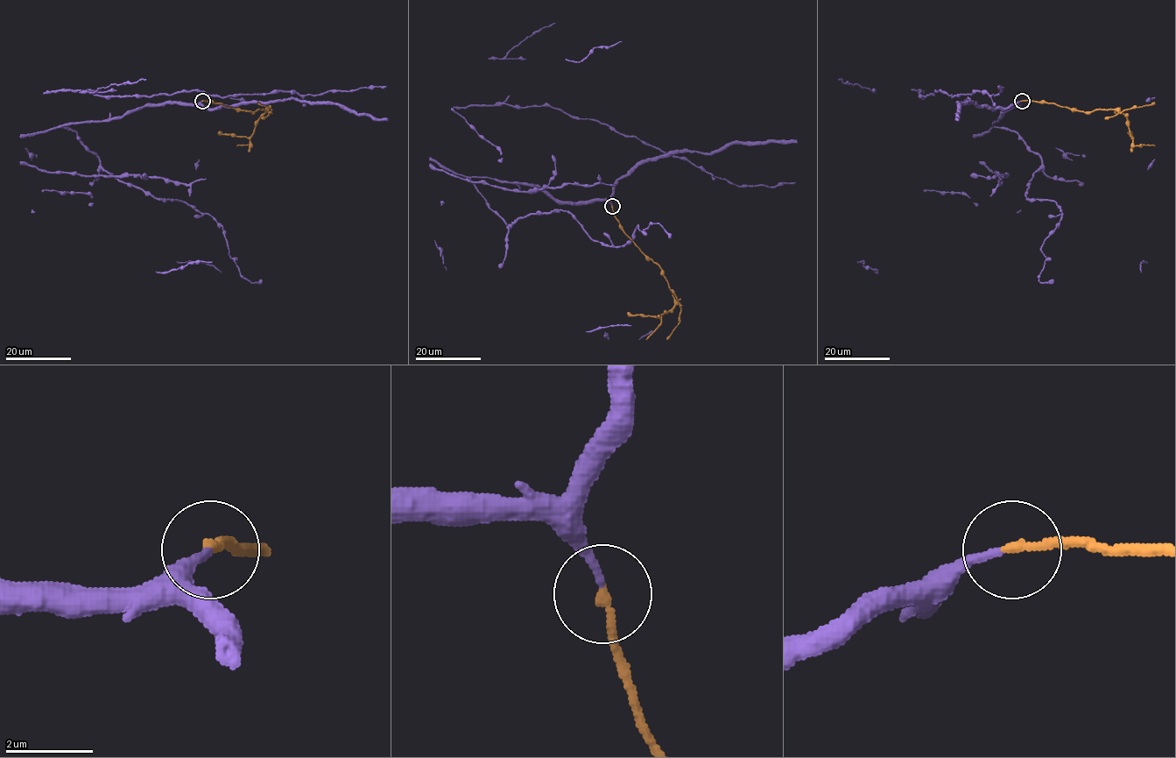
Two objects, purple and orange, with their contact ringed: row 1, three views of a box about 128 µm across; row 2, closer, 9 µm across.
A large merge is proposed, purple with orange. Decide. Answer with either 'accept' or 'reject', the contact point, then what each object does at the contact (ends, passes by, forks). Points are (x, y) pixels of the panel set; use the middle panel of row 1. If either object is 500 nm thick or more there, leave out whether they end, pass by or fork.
accept | (612, 206) | purple ends | orange ends

